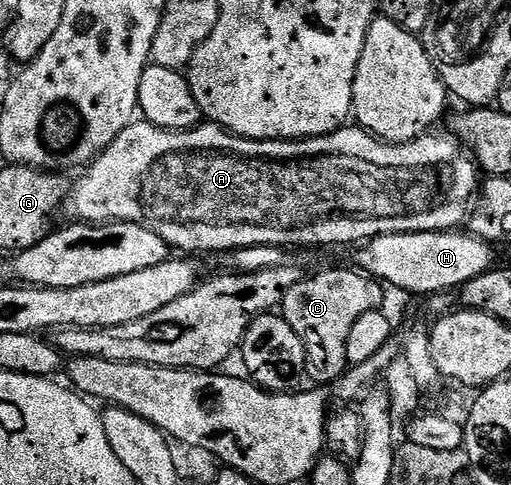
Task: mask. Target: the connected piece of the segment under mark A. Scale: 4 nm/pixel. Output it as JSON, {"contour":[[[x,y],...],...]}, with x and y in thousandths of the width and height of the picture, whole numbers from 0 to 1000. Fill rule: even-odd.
{"contour":[[[264,252],[250,258],[237,276],[219,291],[207,307],[192,320],[190,330],[174,340],[159,357],[160,373],[153,381],[143,381],[141,388],[141,421],[145,412],[145,437],[155,456],[160,458],[221,458],[225,454],[243,454],[252,462],[278,462],[290,474],[297,474],[305,482],[313,482],[313,491],[321,491],[321,499],[333,505],[335,513],[352,518],[356,524],[380,524],[372,520],[427,520],[432,511],[450,511],[448,515],[464,515],[470,511],[489,511],[497,503],[526,503],[530,507],[562,507],[560,503],[693,503],[730,495],[734,487],[769,487],[775,478],[871,478],[875,474],[888,474],[898,468],[896,462],[912,445],[912,435],[920,429],[920,410],[932,404],[939,388],[939,348],[935,332],[924,320],[918,305],[904,295],[902,287],[881,280],[849,282],[849,276],[834,276],[816,289],[800,289],[795,297],[765,297],[753,289],[742,289],[724,272],[716,270],[706,260],[663,260],[656,272],[646,272],[638,280],[603,280],[595,289],[489,289],[483,280],[464,280],[460,272],[446,272],[440,264],[427,262],[417,252],[397,252],[386,264],[370,264],[364,272],[331,272],[327,264],[307,264],[301,256],[288,256],[284,252]]]}

